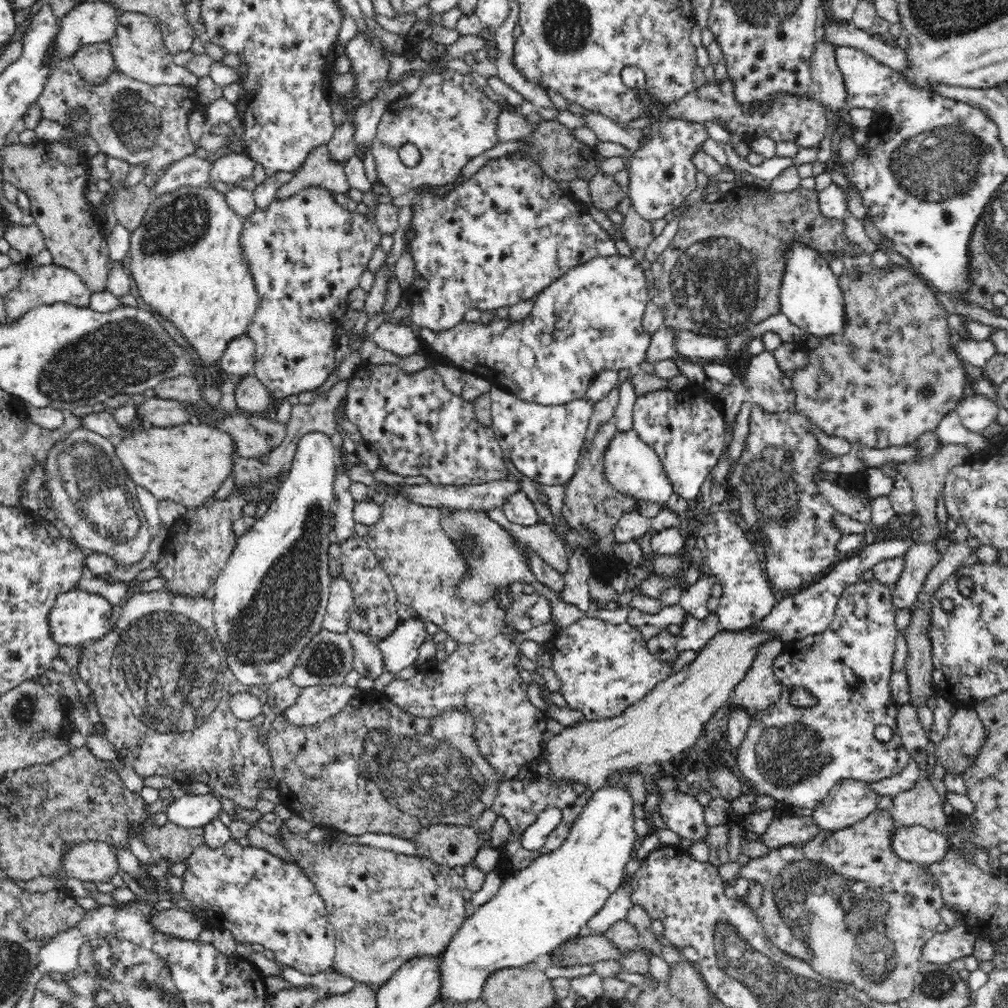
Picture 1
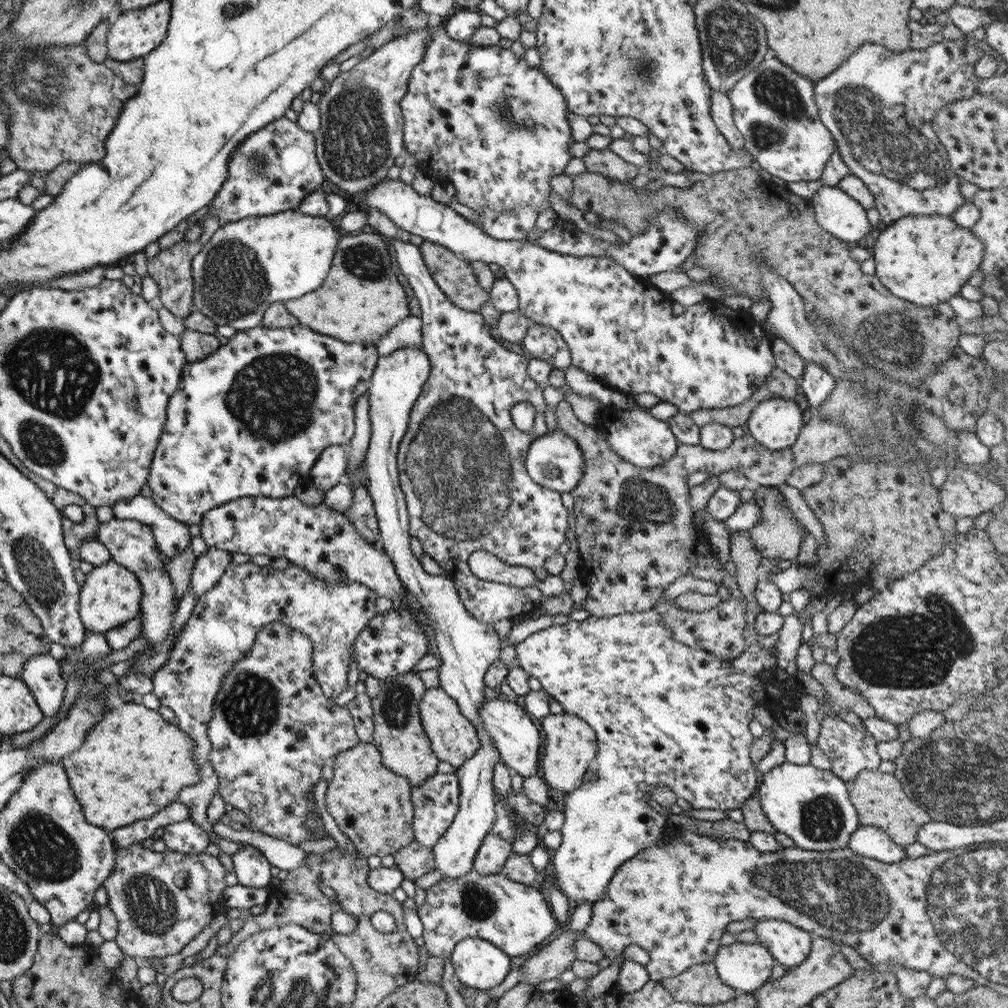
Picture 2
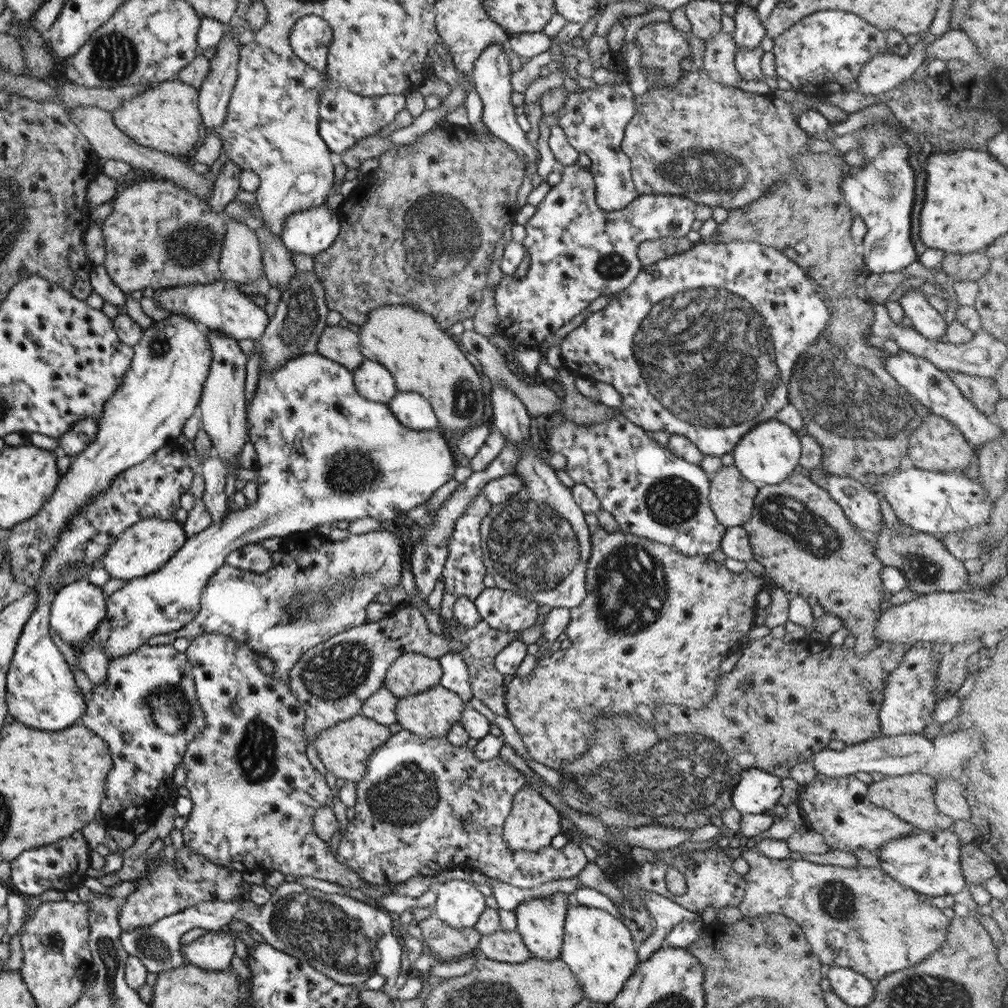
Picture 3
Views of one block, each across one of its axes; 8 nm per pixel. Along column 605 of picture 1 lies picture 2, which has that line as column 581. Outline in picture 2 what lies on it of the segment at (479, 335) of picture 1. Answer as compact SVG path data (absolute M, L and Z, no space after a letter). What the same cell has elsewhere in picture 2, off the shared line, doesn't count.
M385 178L381 183L359 192L358 200L365 203L367 208L375 208L379 212L385 214L391 222L401 227L403 230L406 230L409 234L416 234L422 239L429 239L429 241L433 241L435 244L444 246L461 258L466 259L468 262L477 260L477 262L485 262L485 264L497 264L497 266L503 270L503 276L511 282L513 288L516 290L518 296L518 311L522 316L525 316L529 323L533 322L556 330L570 352L571 366L583 370L583 372L587 372L589 376L595 378L595 381L623 395L653 394L653 396L657 396L660 402L662 401L675 407L678 413L690 414L700 409L737 406L745 402L747 398L750 398L756 392L757 388L766 382L766 378L770 376L771 370L774 370L776 373L775 357L773 357L773 353L771 353L771 341L775 338L769 335L769 333L761 327L760 323L755 322L748 312L730 309L726 305L723 305L723 303L720 303L719 300L703 300L697 304L686 307L682 314L677 316L673 315L671 313L672 301L669 298L669 294L655 288L647 279L631 276L623 266L615 264L611 258L605 258L605 256L576 257L557 254L545 250L543 247L537 245L537 242L531 243L531 241L527 241L526 239L514 241L495 240L495 238L491 238L491 236L487 236L478 225L471 223L471 221L453 211L446 204L438 203L431 199L431 197L416 194L410 186L404 184L400 180Z

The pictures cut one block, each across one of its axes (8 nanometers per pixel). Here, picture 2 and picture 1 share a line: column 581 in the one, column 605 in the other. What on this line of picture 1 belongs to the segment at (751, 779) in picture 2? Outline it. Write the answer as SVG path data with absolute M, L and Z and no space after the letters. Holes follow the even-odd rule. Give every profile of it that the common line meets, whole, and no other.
M580 617L567 627L561 627L555 642L548 649L553 656L554 671L562 681L563 697L567 707L577 710L587 722L610 720L622 716L624 710L642 700L654 687L669 676L672 676L673 664L668 660L656 660L646 647L646 639L642 637L638 627L624 622L612 624L602 618ZM606 783L593 791L566 840L556 850L538 856L525 870L506 876L498 894L462 921L462 926L454 932L445 950L439 954L436 1002L454 1007L478 1001L482 999L486 980L496 970L517 969L530 964L538 956L550 954L568 940L576 938L587 928L588 921L598 914L608 898L620 887L625 868L638 848L641 837L634 827L635 804L628 787Z

